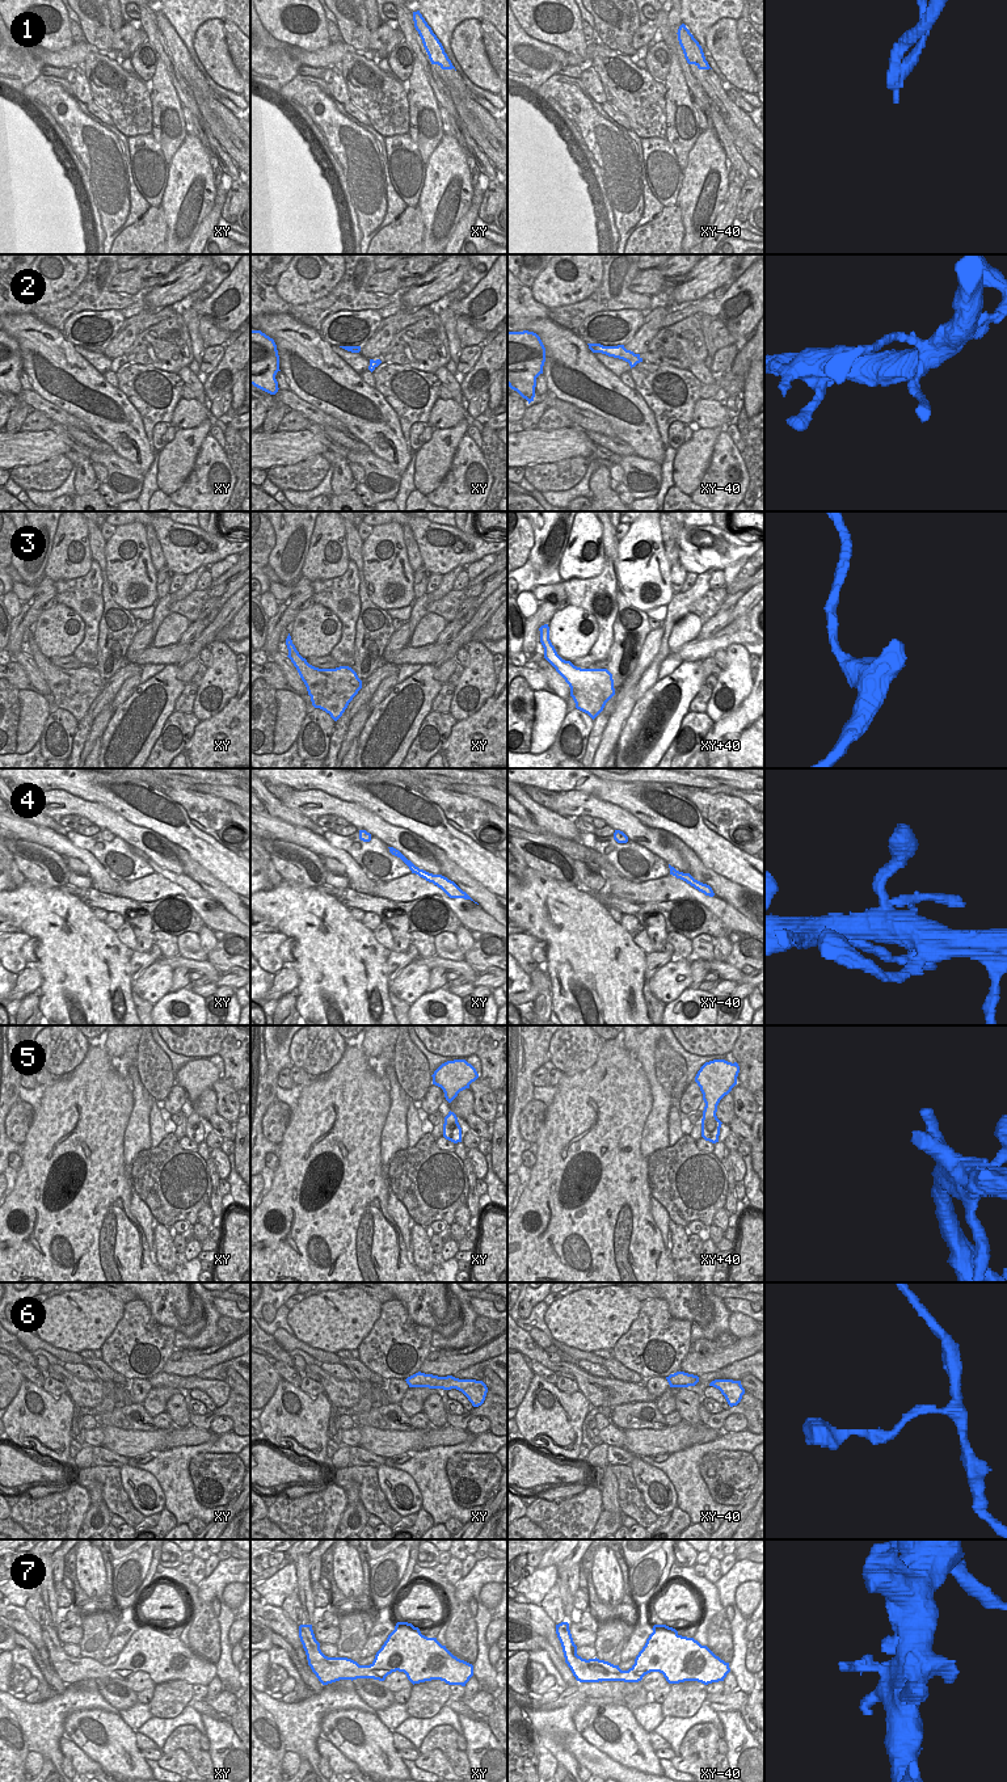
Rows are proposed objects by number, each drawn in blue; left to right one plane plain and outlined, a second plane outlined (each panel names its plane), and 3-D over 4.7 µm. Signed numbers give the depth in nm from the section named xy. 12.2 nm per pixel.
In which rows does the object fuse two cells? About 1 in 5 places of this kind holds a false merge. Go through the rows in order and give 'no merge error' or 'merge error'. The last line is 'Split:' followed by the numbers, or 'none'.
1: merge error
2: no merge error
3: no merge error
4: no merge error
5: no merge error
6: no merge error
7: no merge error
Split: 1

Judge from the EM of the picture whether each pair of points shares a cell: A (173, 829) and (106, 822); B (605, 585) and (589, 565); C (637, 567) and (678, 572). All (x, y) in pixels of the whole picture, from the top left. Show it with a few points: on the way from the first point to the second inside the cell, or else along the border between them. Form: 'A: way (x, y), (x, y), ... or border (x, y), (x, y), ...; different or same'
A: border (110, 809), (129, 821), (150, 828), (165, 837); different
B: border (606, 556), (603, 569), (598, 574), (567, 581); different
C: border (670, 565), (670, 588), (674, 593); different

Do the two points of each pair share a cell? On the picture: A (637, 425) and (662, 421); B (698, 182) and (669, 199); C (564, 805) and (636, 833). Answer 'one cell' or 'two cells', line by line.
A: two cells
B: two cells
C: one cell

